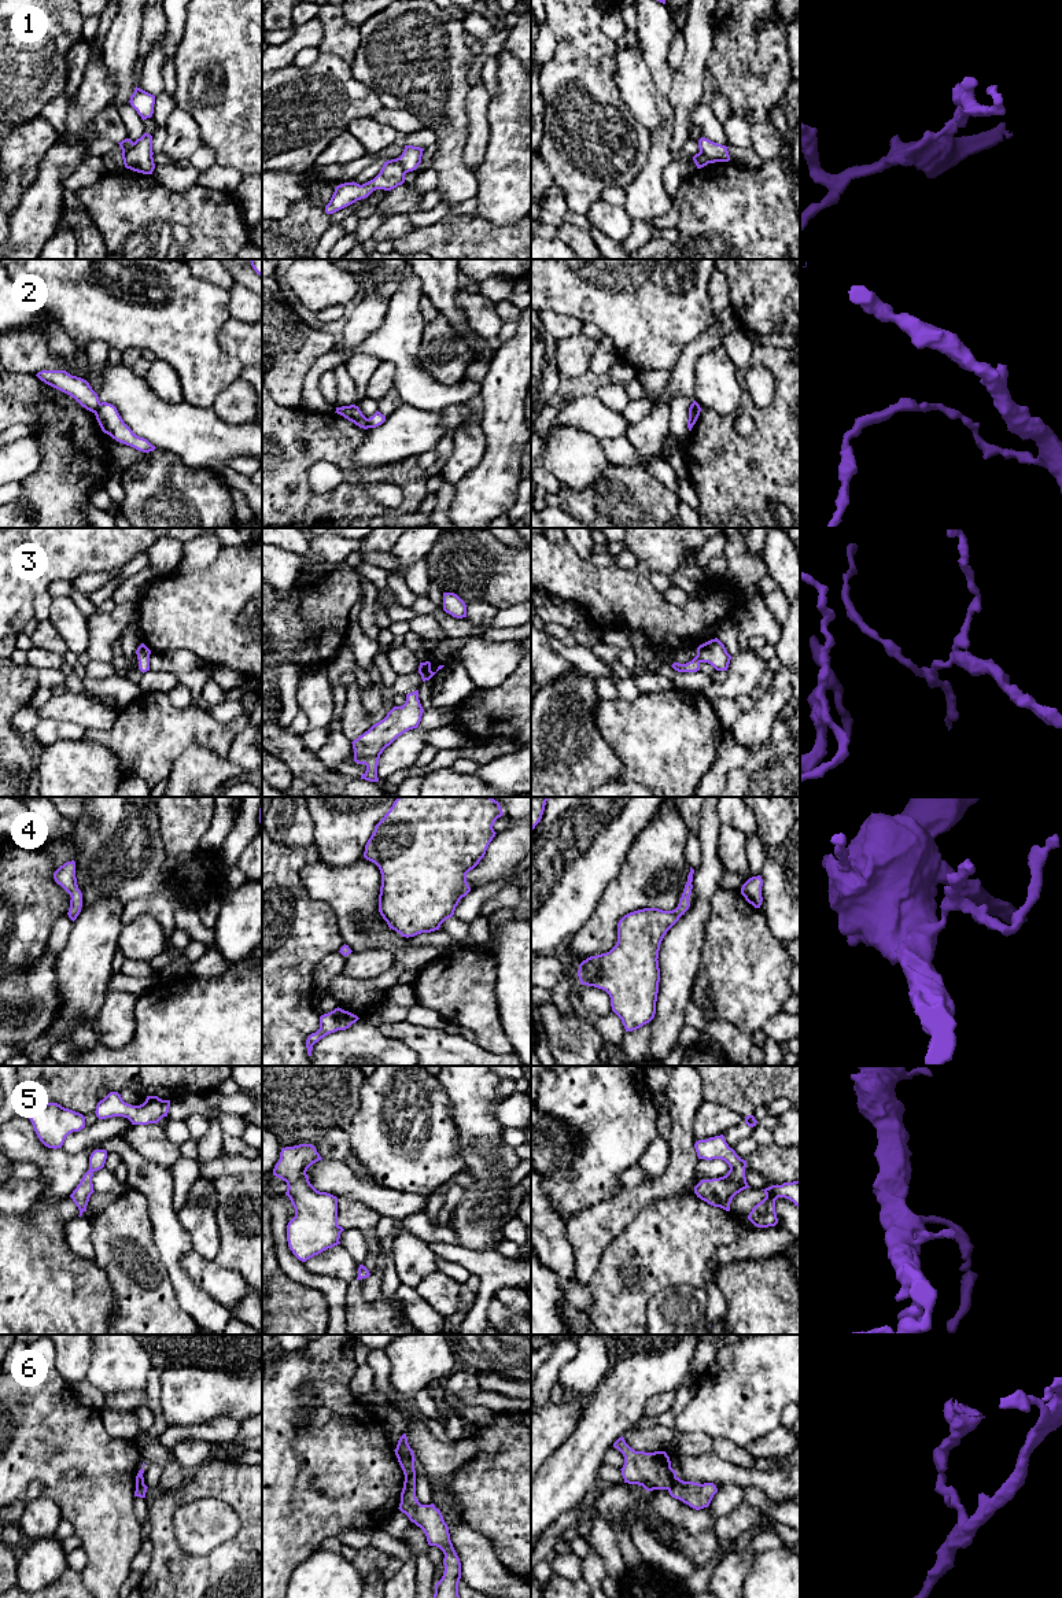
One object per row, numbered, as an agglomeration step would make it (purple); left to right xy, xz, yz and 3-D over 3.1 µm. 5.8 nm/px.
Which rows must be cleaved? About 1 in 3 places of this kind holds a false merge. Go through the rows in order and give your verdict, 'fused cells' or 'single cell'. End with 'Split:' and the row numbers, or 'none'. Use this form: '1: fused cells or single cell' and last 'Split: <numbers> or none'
1: fused cells
2: fused cells
3: single cell
4: single cell
5: single cell
6: fused cells
Split: 1, 2, 6

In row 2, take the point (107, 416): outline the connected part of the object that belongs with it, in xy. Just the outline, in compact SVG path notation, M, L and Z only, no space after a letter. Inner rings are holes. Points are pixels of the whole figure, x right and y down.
M102 402L95 413L102 431L119 443L130 446L139 451L150 453L156 447L147 439L137 436L121 418L117 407L111 403Z

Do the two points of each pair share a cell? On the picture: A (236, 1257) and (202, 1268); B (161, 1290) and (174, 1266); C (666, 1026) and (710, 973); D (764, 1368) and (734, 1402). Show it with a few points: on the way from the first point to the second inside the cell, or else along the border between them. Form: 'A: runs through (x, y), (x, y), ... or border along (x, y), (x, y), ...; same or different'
A: border along (214, 1259), (221, 1266), (233, 1269), (244, 1277); different
B: border along (157, 1247), (173, 1288), (174, 1299), (181, 1307); different
C: border along (700, 963), (690, 1000); different
D: runs through (756, 1376), (741, 1394); same

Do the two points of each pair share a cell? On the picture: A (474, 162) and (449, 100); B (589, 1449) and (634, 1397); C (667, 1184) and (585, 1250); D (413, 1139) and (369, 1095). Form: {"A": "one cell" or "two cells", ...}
{"A": "two cells", "B": "one cell", "C": "one cell", "D": "one cell"}

